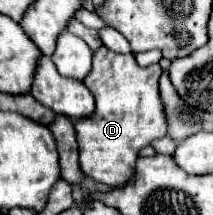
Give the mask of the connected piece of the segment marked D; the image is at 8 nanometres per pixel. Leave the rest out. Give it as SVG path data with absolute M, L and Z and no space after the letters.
M104 45L94 51L92 69L84 77L84 85L96 99L96 111L88 117L74 119L84 175L110 187L122 187L132 177L138 151L150 145L152 139L166 135L166 119L158 95L160 73L160 65L140 67L132 53L114 53Z

